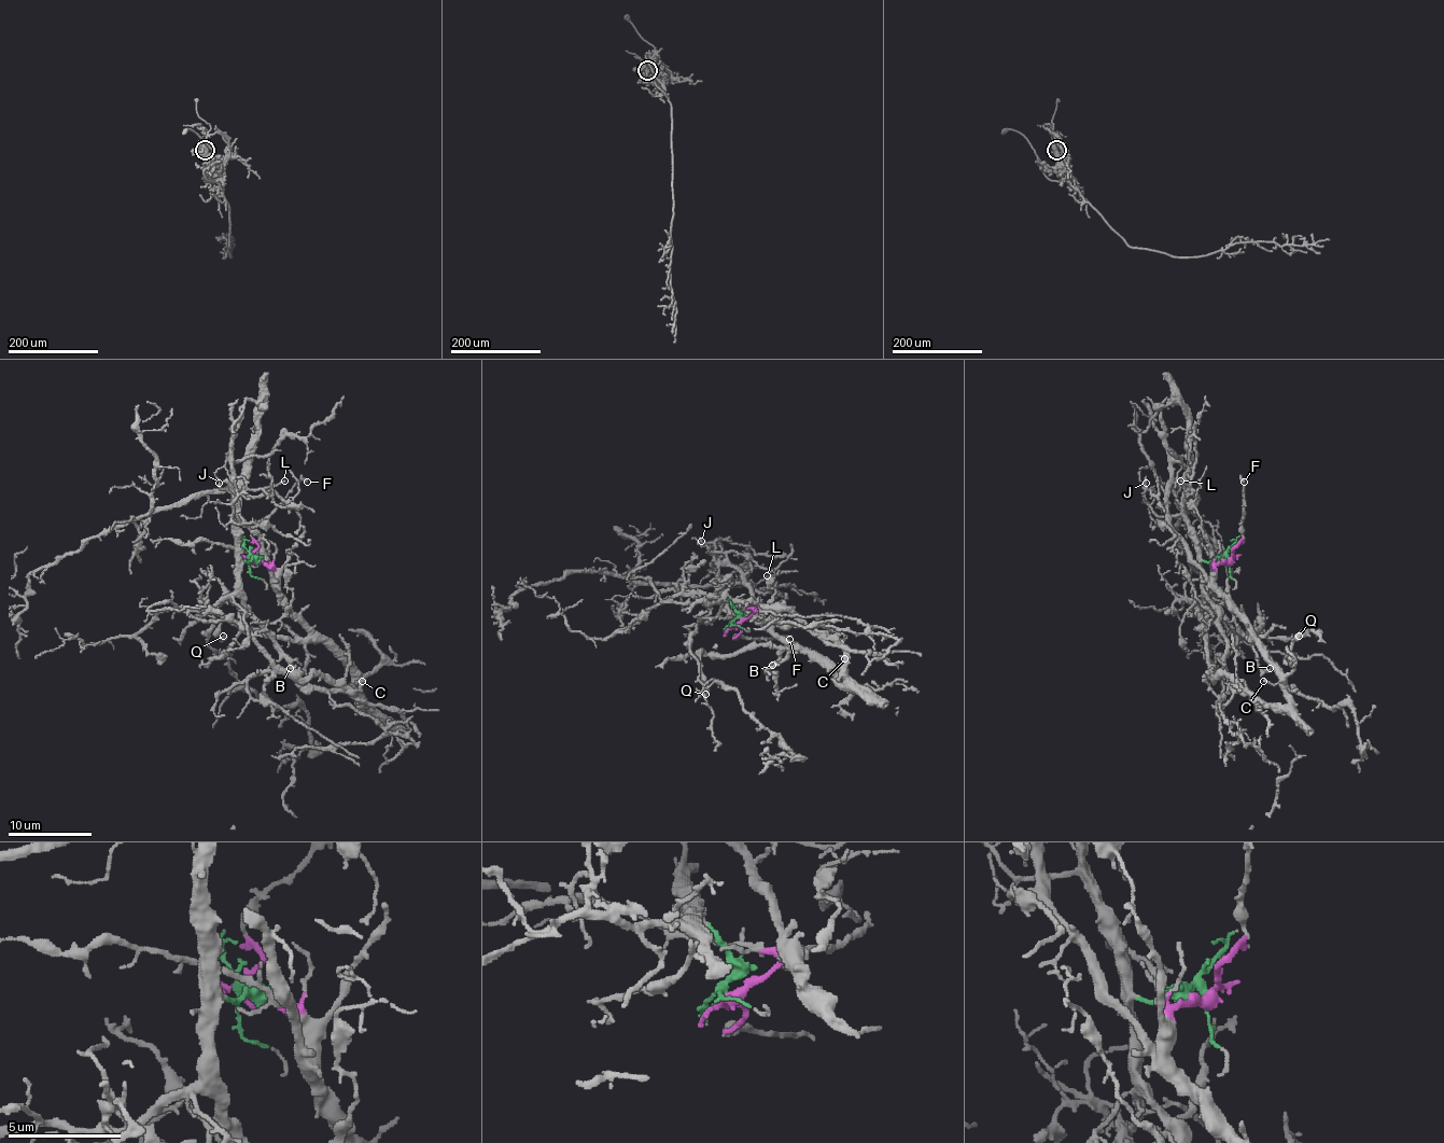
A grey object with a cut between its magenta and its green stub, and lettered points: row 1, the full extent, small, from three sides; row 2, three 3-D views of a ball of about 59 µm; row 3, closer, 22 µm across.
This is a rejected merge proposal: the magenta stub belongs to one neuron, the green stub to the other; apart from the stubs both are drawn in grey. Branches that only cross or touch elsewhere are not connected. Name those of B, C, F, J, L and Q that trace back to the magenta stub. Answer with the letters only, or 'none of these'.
B, C, F, Q

